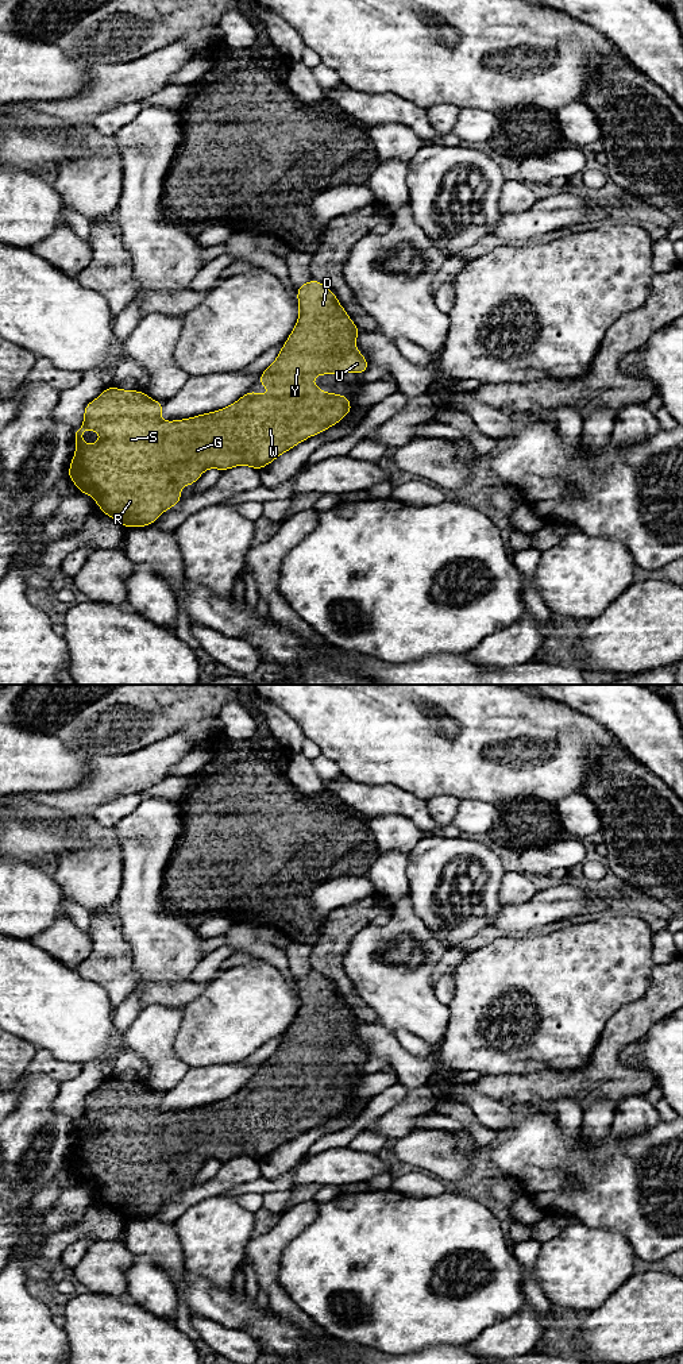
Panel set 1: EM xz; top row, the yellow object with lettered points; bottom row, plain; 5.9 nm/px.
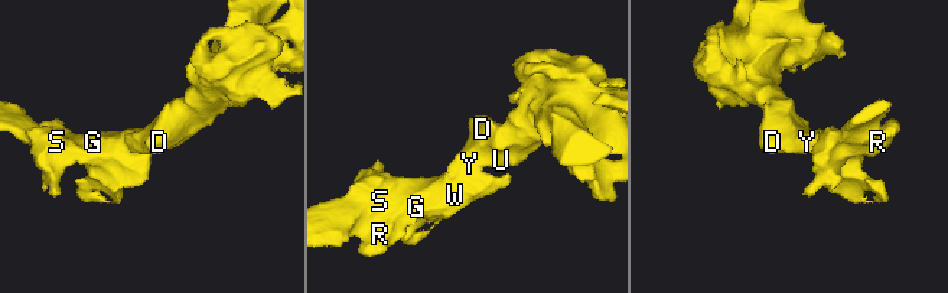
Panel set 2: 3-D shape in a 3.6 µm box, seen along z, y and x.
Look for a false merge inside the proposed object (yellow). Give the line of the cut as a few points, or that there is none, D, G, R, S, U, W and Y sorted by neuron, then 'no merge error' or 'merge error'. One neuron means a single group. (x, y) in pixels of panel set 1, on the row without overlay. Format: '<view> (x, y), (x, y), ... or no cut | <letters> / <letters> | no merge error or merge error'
no cut | D G R S U W Y | no merge error

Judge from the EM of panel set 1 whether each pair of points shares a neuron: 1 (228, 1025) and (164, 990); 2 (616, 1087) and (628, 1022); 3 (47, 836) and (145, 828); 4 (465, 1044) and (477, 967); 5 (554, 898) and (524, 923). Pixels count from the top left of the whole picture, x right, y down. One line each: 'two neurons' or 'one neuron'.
1: one neuron
2: one neuron
3: two neurons
4: one neuron
5: one neuron

